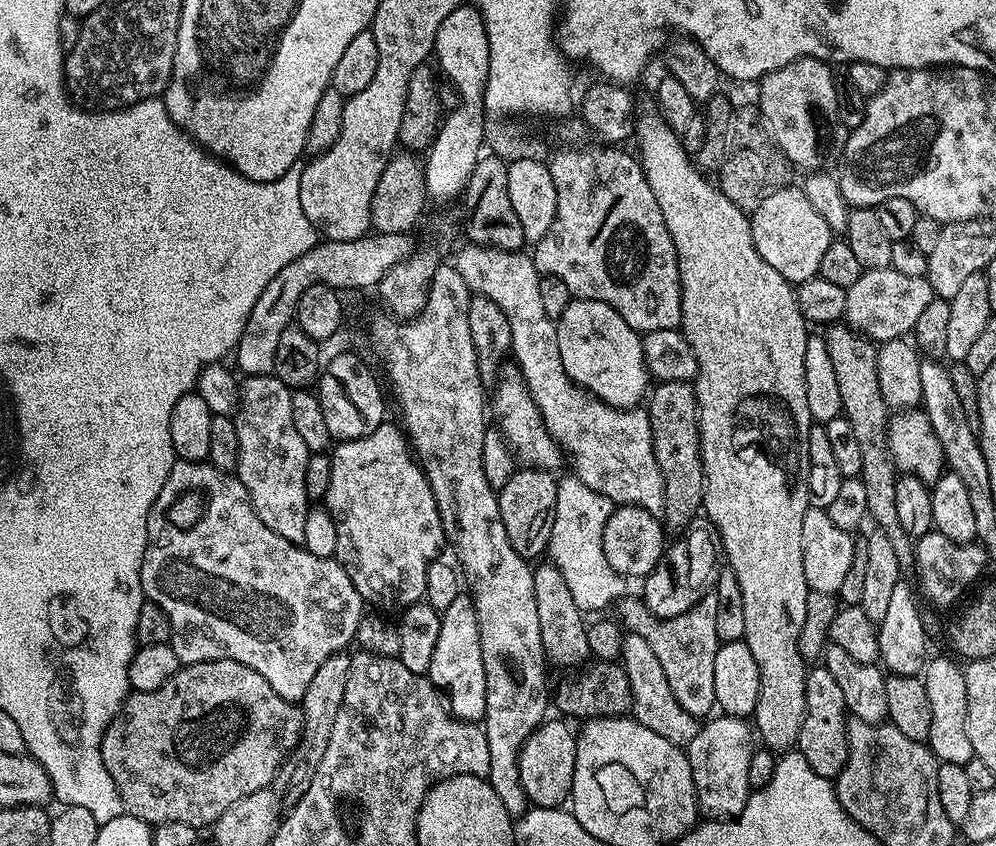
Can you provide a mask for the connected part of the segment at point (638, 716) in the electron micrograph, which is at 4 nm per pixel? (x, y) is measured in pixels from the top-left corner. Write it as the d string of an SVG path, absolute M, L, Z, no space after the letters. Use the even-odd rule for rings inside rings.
M628 632L620 643L619 663L622 665L626 678L630 682L632 695L631 715L646 730L654 730L654 734L662 734L675 744L686 746L698 734L701 721L695 716L686 714L678 700L674 698L674 690L670 690L670 682L666 682L666 674L662 670L662 662L654 658L654 650L650 650L650 642L638 634Z

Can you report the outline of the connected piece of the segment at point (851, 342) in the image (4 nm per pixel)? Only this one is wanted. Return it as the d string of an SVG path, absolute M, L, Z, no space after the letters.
M844 322L831 325L827 329L826 339L830 362L834 362L834 374L838 377L838 394L844 407L842 414L848 419L850 426L854 426L854 434L858 434L858 446L862 446L862 470L859 478L866 486L869 517L873 521L876 519L875 527L887 532L892 539L894 554L898 554L901 565L911 565L914 548L910 537L904 533L902 526L898 526L898 509L894 507L894 486L898 469L892 463L892 455L888 449L890 409L878 386L877 345Z

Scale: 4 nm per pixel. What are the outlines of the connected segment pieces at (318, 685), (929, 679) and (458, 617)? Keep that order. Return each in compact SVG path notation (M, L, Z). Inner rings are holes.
M344 650L334 653L330 658L326 658L326 662L322 662L322 666L318 666L314 678L310 678L310 686L306 686L303 700L299 701L298 707L303 715L304 725L300 731L300 740L296 743L296 761L288 768L289 801L295 802L302 794L306 794L318 762L322 754L326 754L326 746L330 746L330 730L334 730L334 718L338 718L338 710L342 706L342 694L346 690L349 672L349 653Z
M951 655L936 656L925 663L922 679L926 686L926 698L930 698L930 734L927 745L941 764L966 765L973 760L970 746L970 730L966 730L966 678L964 669Z
M462 594L454 598L454 603L440 613L438 643L434 646L426 675L432 681L433 688L443 693L447 703L448 700L452 703L450 712L455 719L483 721L486 710L486 670L482 666L482 642L471 595Z

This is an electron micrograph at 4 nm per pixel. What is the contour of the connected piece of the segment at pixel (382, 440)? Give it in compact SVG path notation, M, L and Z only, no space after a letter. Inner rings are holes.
M391 422L382 423L378 430L362 438L337 443L330 452L332 469L326 504L336 521L337 550L334 556L350 574L360 597L371 607L373 604L376 610L403 610L421 603L426 590L426 570L430 562L441 555L440 547L446 544L432 487L414 459L405 433L397 425L396 428Z

